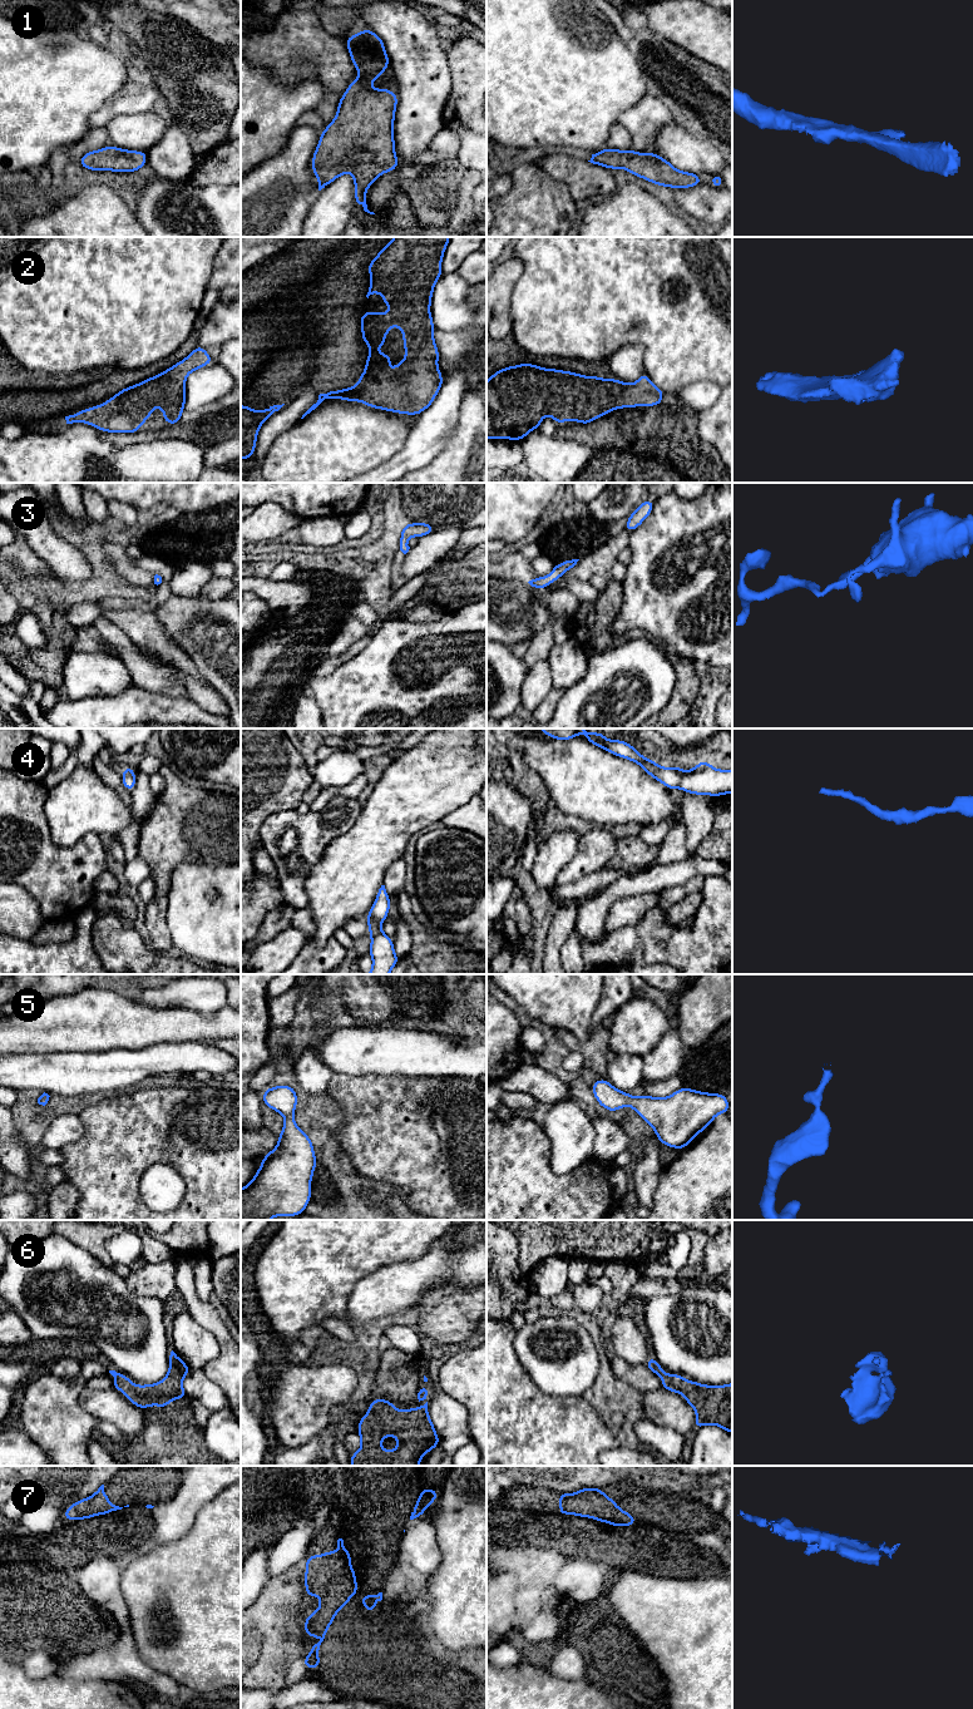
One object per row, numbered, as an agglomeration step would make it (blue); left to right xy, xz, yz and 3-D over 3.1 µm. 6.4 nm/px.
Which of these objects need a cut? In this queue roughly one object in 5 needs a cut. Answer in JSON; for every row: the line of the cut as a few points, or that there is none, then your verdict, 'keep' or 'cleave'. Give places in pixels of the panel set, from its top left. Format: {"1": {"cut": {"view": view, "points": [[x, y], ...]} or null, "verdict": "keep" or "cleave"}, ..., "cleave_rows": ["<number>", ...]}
{"1": {"cut": null, "verdict": "keep"}, "2": {"cut": null, "verdict": "keep"}, "3": {"cut": null, "verdict": "keep"}, "4": {"cut": null, "verdict": "keep"}, "5": {"cut": null, "verdict": "keep"}, "6": {"cut": null, "verdict": "keep"}, "7": {"cut": null, "verdict": "keep"}, "cleave_rows": []}

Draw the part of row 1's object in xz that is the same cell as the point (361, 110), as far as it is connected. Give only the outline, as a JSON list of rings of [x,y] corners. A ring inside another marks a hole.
[[[366,28],[354,36],[347,36],[346,45],[360,76],[347,87],[339,100],[337,114],[321,132],[312,155],[312,172],[318,181],[318,191],[350,172],[354,176],[355,204],[361,204],[365,212],[375,214],[367,209],[366,191],[381,174],[395,171],[400,162],[392,137],[397,94],[386,88],[370,88],[370,84],[387,69],[390,63],[385,45],[377,34]]]

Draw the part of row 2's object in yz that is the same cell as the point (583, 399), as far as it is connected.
[[[529,362],[503,367],[486,381],[486,439],[522,440],[532,430],[539,429],[547,414],[557,424],[572,420],[587,426],[616,409],[660,405],[663,394],[644,372],[636,382],[626,384],[617,379],[584,376]]]

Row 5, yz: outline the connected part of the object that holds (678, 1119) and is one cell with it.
[[[601,1078],[592,1083],[598,1103],[612,1112],[631,1106],[656,1132],[662,1145],[685,1149],[718,1113],[727,1113],[725,1095],[681,1087],[668,1097],[632,1097]]]

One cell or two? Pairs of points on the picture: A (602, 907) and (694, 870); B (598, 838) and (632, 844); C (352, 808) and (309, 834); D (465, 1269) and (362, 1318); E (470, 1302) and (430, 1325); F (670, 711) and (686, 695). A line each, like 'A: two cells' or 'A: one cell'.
A: one cell
B: two cells
C: one cell
D: one cell
E: one cell
F: one cell

